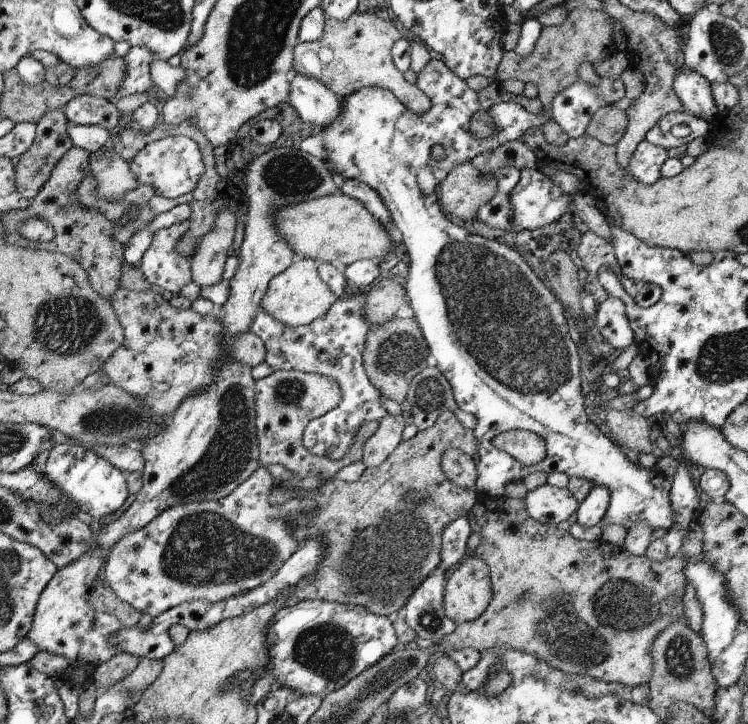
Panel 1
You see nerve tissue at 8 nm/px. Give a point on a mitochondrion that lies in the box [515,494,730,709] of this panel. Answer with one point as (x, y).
(552, 623)

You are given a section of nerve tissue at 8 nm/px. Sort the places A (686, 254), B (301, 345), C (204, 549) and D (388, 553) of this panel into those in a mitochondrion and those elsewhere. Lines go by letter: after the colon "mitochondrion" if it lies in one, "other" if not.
A: other
B: other
C: mitochondrion
D: mitochondrion

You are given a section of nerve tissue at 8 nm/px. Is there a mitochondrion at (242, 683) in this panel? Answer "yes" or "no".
yes

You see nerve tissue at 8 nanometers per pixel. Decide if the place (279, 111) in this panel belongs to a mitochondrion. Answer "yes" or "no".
no

